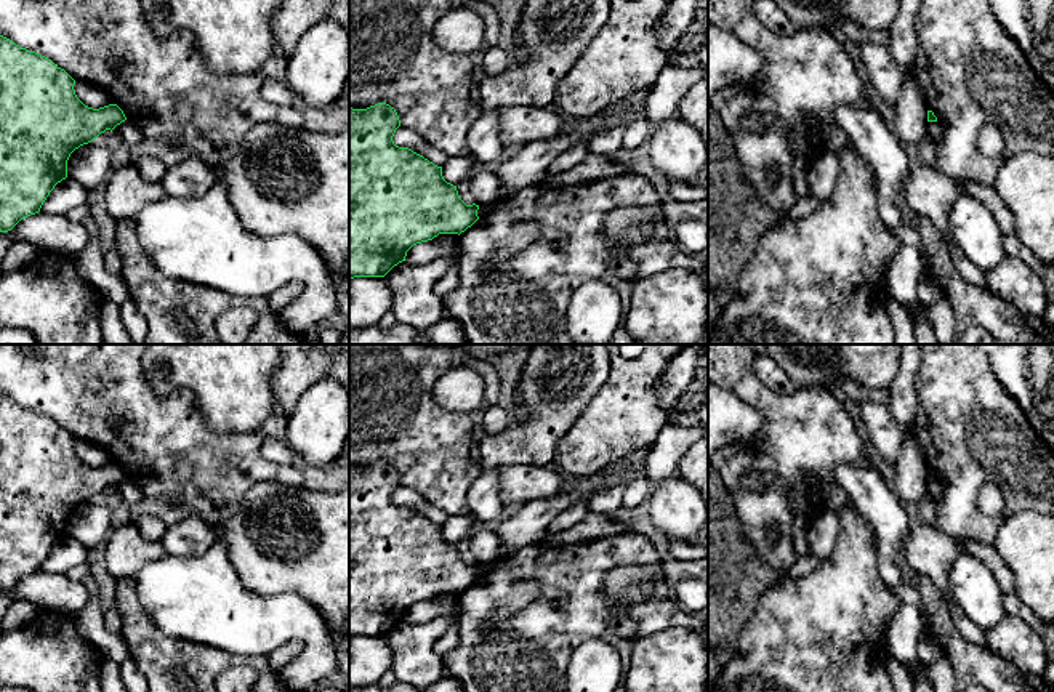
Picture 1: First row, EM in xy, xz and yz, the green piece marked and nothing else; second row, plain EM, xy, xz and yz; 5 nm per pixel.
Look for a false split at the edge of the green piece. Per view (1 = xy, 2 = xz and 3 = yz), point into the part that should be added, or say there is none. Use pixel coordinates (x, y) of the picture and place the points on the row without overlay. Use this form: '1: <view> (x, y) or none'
1: none
2: none
3: none

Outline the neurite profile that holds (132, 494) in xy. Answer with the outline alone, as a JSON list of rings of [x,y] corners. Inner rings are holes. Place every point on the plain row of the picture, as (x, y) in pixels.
[[[130,479],[122,481],[114,487],[128,505],[136,505],[143,500],[143,490]]]

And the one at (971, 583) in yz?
[[[969,553],[959,554],[948,567],[945,589],[964,615],[982,630],[1006,618],[1004,593],[992,570]]]

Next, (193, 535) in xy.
[[[189,516],[167,527],[160,543],[168,556],[200,556],[216,540],[216,530],[199,516]]]

